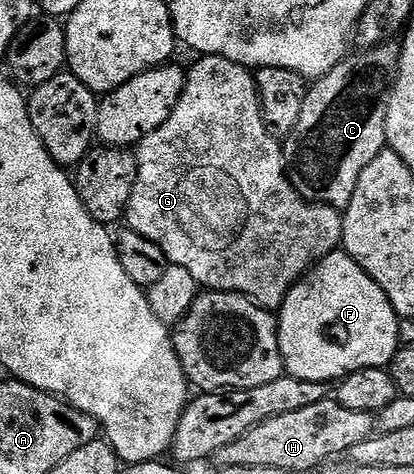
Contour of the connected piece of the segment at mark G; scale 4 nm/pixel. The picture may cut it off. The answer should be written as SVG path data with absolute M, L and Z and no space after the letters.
M205 56L196 61L191 69L186 69L183 93L173 114L169 114L169 118L165 118L165 122L161 122L161 126L157 126L153 134L149 134L137 145L135 185L127 203L125 224L137 234L141 234L141 238L157 242L157 246L161 246L161 250L167 255L168 261L189 270L189 274L193 274L195 281L204 289L212 292L240 292L265 309L278 310L283 307L290 288L306 276L312 266L342 245L343 218L338 208L332 208L329 204L310 204L303 200L289 182L287 170L283 167L283 149L280 141L272 136L263 121L259 91L252 69L244 68L237 62L229 62L229 58L224 56Z

